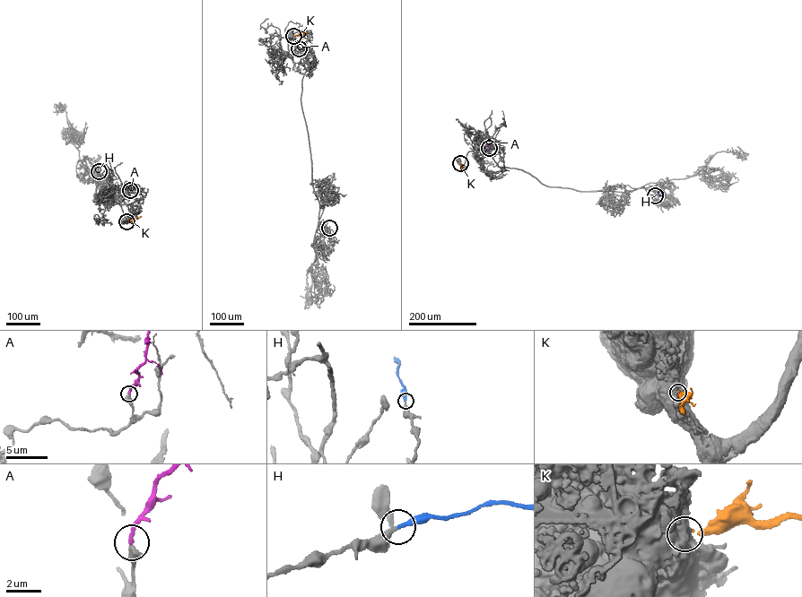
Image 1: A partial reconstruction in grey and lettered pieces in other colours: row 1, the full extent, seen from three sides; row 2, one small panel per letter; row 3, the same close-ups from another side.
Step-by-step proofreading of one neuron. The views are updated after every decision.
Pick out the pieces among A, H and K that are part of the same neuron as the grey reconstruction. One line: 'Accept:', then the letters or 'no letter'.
Accept: H

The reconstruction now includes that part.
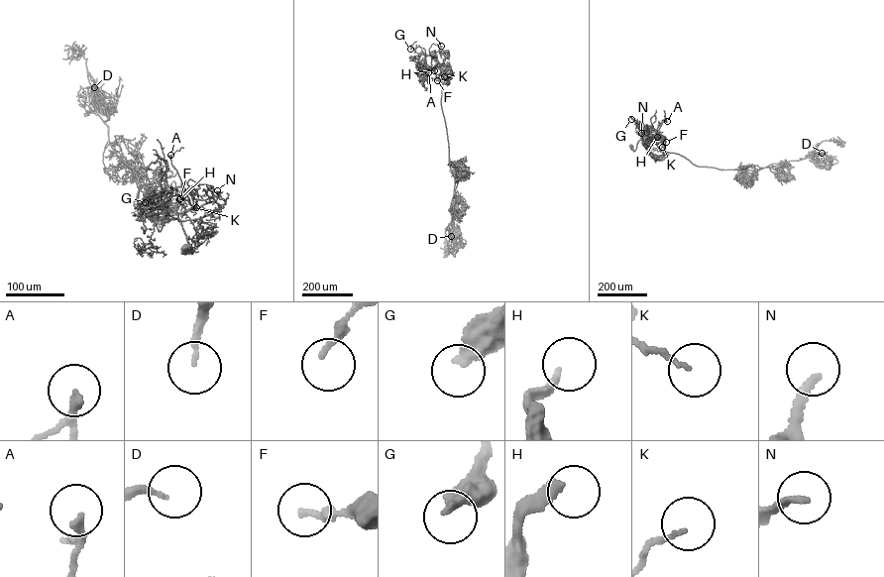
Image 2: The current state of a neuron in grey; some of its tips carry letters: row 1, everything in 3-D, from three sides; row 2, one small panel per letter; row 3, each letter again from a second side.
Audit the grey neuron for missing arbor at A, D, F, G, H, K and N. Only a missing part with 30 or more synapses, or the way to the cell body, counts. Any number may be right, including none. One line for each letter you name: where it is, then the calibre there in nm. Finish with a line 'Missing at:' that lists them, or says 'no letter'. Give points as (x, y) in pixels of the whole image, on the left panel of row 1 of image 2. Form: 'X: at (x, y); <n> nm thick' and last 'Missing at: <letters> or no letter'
H: at (180, 198); 280 nm thick
N: at (217, 190); 200 nm thick
Missing at: H, N

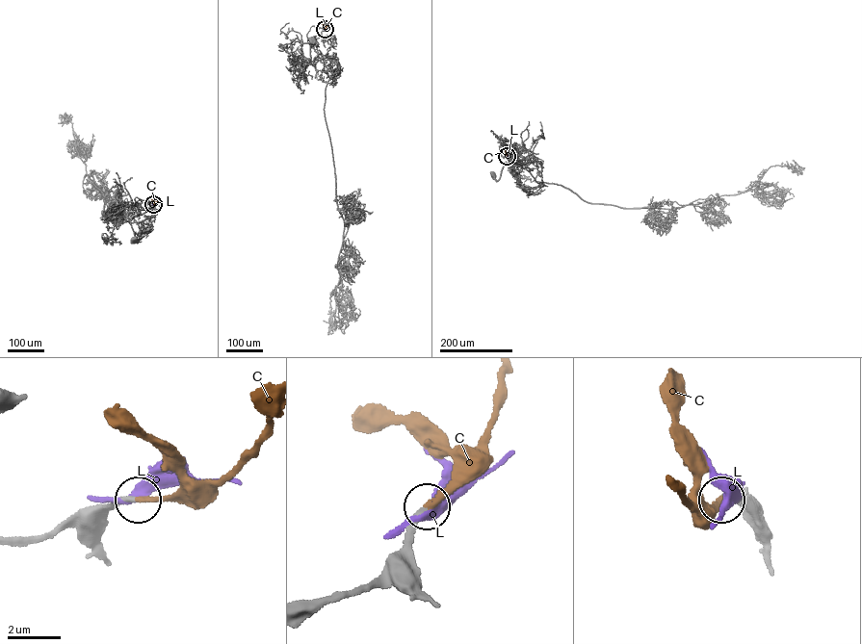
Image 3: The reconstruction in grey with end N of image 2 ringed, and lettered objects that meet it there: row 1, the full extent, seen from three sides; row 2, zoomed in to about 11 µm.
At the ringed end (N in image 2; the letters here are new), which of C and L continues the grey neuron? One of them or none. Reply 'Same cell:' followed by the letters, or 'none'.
Same cell: C

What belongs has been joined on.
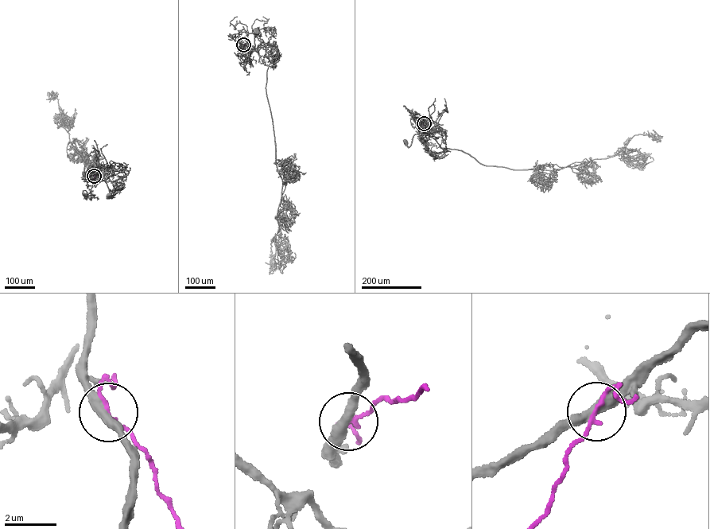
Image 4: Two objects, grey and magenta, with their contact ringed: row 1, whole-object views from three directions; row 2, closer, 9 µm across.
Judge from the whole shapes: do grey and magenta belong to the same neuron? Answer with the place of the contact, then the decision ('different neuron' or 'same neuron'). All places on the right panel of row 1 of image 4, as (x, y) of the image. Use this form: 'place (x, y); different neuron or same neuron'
place (424, 123); same neuron

